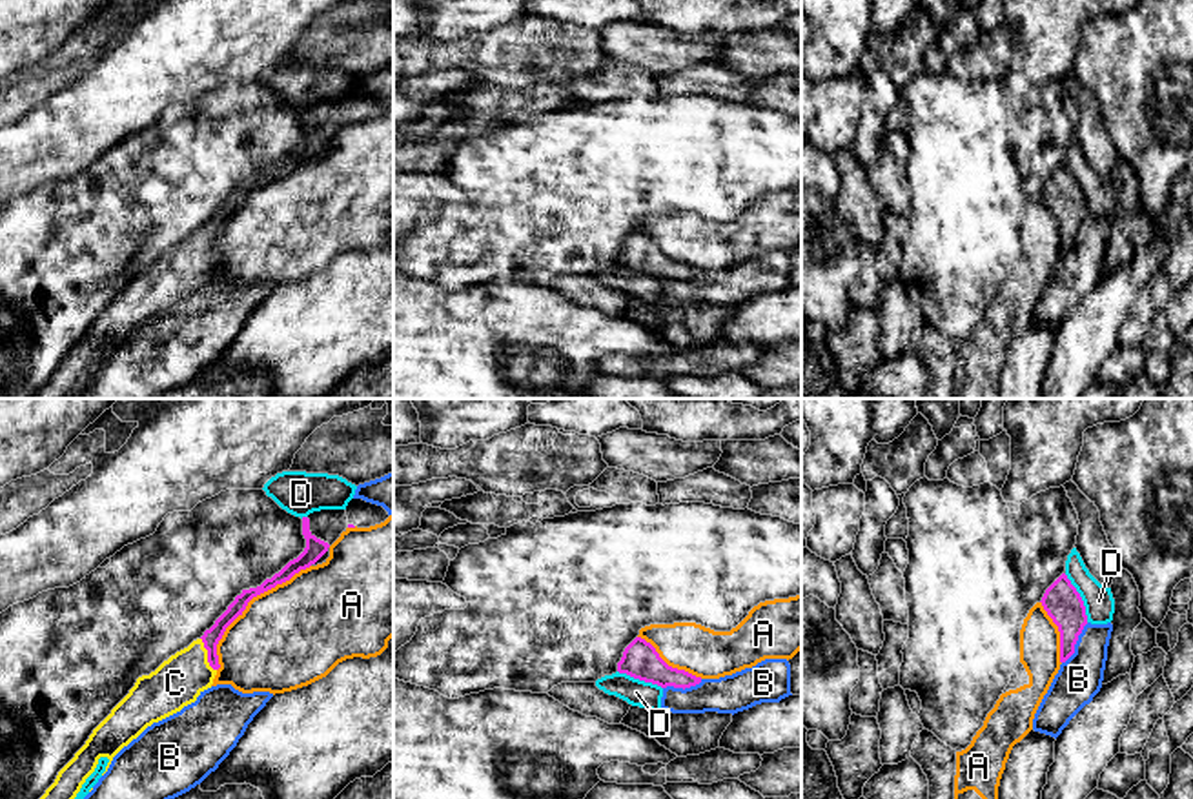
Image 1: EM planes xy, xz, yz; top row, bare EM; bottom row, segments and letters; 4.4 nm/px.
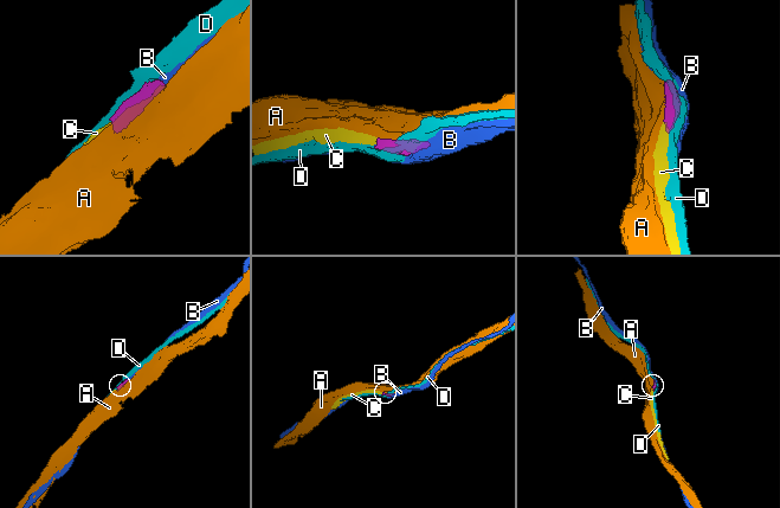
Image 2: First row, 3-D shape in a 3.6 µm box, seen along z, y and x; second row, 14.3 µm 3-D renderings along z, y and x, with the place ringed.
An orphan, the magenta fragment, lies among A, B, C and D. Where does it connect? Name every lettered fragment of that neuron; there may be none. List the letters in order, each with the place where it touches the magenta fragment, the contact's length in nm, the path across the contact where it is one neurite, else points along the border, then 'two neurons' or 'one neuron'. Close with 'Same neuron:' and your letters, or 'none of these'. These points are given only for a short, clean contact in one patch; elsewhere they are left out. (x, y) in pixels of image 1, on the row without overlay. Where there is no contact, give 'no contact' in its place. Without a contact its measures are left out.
A: contact xy (246, 197); length 650 nm; two neurons
B: contact yz (1075, 235); length 220 nm; two neurons
C: contact xy (208, 246); length 170 nm; way xy (212, 228), (208, 246), (175, 275); one neuron
D: contact yz (1080, 190); length 240 nm; two neurons
Same neuron: C

